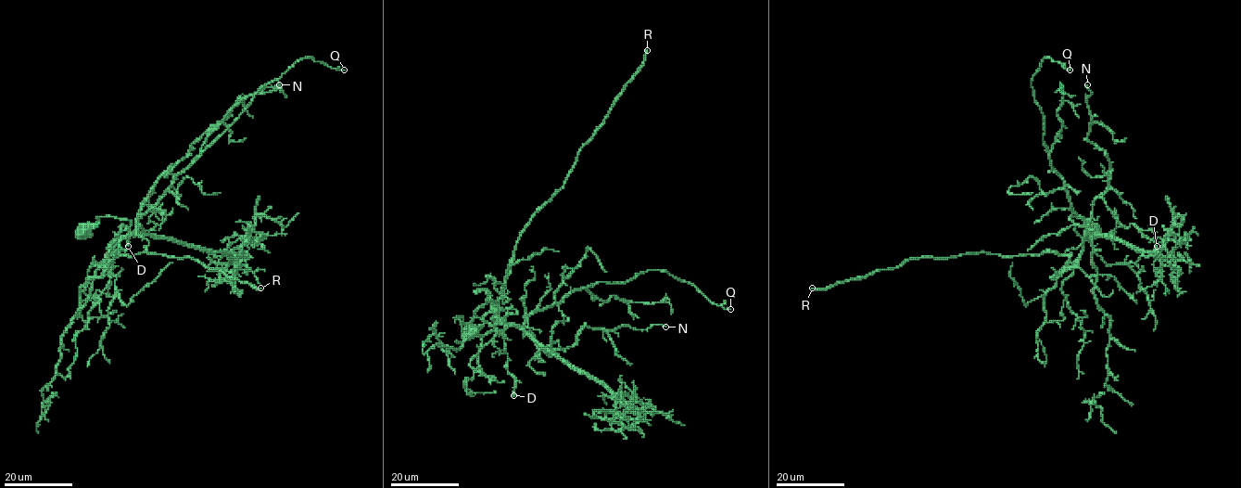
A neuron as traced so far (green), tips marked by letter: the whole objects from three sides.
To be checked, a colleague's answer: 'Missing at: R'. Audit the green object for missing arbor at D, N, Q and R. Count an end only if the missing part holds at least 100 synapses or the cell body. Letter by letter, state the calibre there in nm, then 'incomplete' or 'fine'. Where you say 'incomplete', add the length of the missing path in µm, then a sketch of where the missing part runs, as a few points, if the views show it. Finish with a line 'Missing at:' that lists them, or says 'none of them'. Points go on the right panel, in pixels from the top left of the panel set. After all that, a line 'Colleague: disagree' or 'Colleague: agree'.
D: 190 nm | fine
N: 150 nm | fine
Q: 90 nm | fine
R: 360 nm | incomplete | 80 µm
Missing at: R
Colleague: agree

